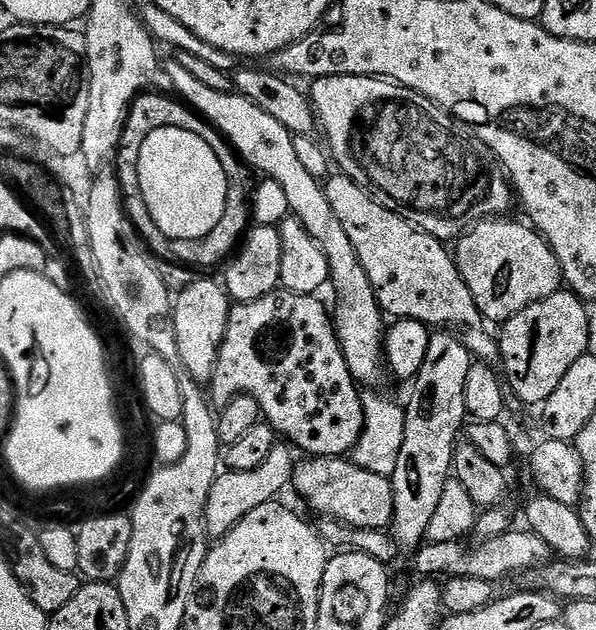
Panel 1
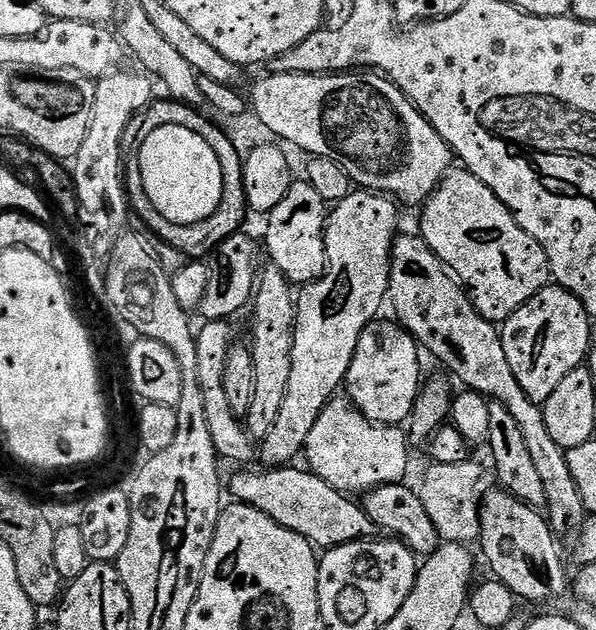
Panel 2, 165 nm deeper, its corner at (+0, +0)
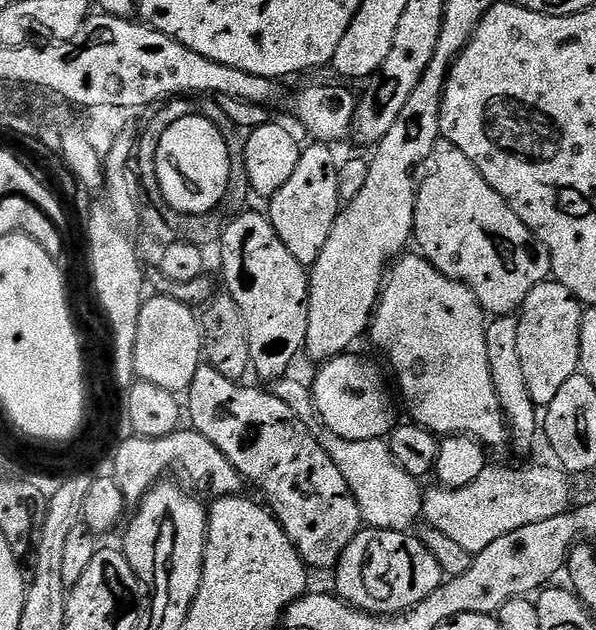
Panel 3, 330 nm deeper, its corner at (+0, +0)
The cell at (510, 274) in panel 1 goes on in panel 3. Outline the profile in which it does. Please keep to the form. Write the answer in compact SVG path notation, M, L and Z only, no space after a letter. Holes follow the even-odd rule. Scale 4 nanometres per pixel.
M446 139L437 143L434 153L436 165L432 173L419 185L416 194L416 209L414 210L415 247L422 253L424 259L435 266L444 276L465 284L478 298L485 313L497 316L511 316L519 313L521 306L526 302L526 294L534 290L534 286L544 283L552 276L552 256L546 246L524 225L522 218L510 210L510 206L482 178L482 174L454 146Z

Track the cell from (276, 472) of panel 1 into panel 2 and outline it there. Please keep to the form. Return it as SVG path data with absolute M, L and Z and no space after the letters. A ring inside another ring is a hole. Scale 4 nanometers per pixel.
M352 190L344 200L337 203L328 213L328 225L324 228L326 242L326 262L328 267L315 282L307 285L296 300L296 327L292 333L292 361L290 362L290 386L286 390L286 402L282 402L282 414L274 422L274 430L262 442L258 456L264 459L269 469L282 468L293 463L297 455L303 453L306 438L318 414L327 406L328 401L341 391L350 370L362 332L368 324L381 315L380 307L385 307L388 283L392 273L392 242L398 235L396 227L400 216L396 213L397 201L391 196L381 196L378 192Z

